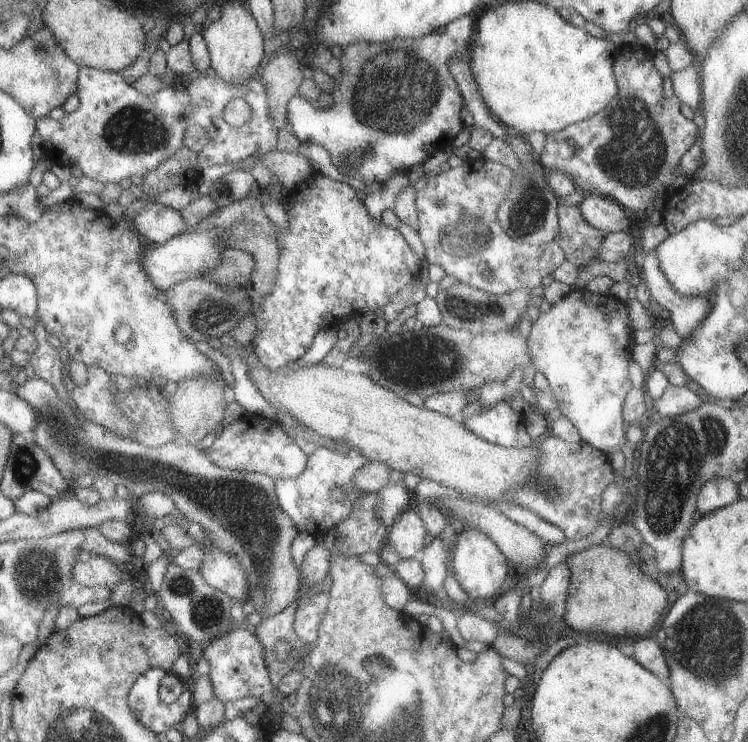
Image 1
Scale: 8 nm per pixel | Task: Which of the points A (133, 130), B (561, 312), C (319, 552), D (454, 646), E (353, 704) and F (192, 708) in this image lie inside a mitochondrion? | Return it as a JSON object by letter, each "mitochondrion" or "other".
{"A":"mitochondrion","B":"other","C":"other","D":"other","E":"mitochondrion","F":"other"}

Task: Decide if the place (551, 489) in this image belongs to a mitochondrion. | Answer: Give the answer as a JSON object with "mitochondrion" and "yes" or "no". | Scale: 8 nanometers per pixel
{"mitochondrion":"yes"}

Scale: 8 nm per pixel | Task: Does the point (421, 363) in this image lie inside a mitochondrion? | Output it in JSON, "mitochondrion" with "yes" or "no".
{"mitochondrion":"yes"}

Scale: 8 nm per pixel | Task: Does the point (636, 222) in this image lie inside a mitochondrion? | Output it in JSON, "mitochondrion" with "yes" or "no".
{"mitochondrion":"no"}

